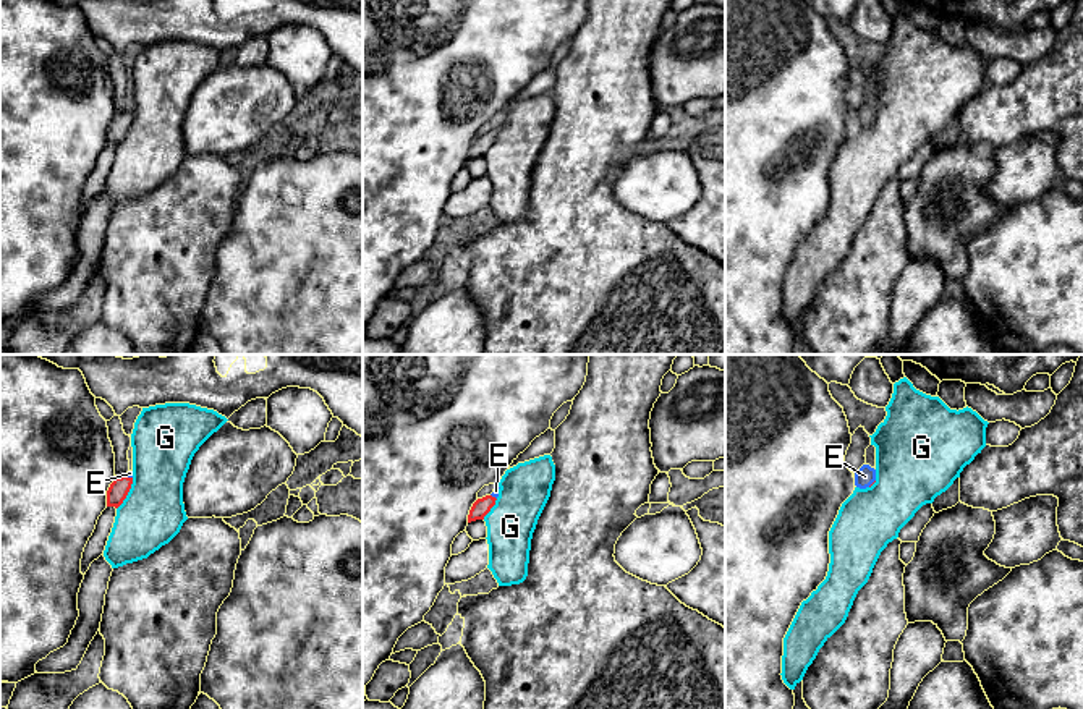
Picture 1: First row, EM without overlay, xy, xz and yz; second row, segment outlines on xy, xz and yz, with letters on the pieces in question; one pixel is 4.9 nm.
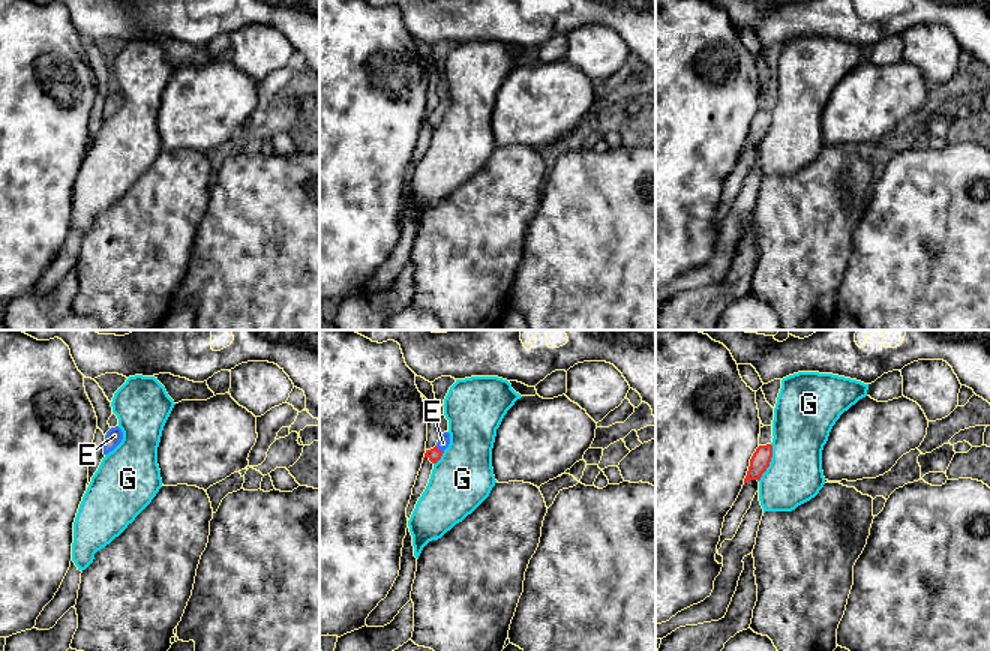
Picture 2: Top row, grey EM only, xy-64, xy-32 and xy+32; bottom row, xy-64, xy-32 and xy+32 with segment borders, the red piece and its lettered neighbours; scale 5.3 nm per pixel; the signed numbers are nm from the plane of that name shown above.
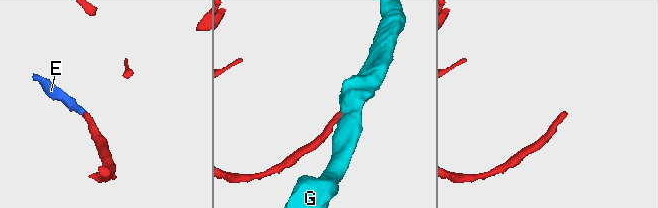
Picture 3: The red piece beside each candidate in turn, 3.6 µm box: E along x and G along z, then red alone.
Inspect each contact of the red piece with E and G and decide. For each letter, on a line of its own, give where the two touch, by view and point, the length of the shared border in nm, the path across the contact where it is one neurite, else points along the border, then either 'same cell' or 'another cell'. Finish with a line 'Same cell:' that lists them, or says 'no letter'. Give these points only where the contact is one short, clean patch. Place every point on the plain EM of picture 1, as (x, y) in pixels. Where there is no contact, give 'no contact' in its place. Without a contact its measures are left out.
E: xy (127, 114) | 40 nm | across xy (118, 127), (127, 114), (130, 110) | same cell
G: xy (127, 131) | 180 nm | another cell
Same cell: E

